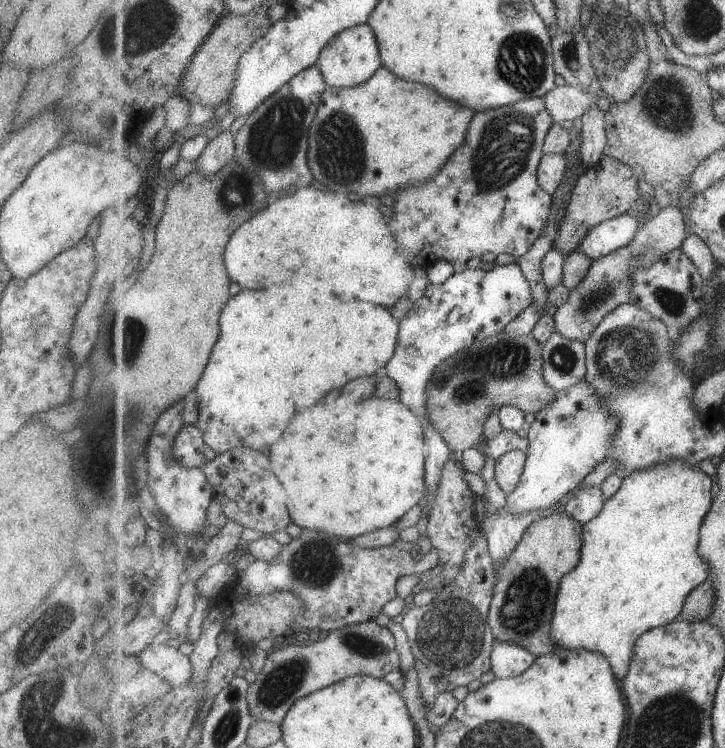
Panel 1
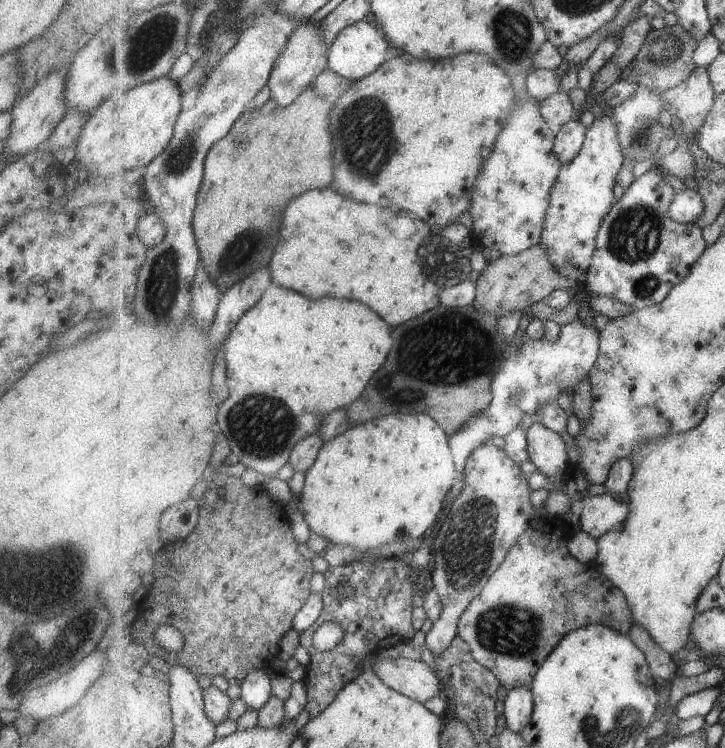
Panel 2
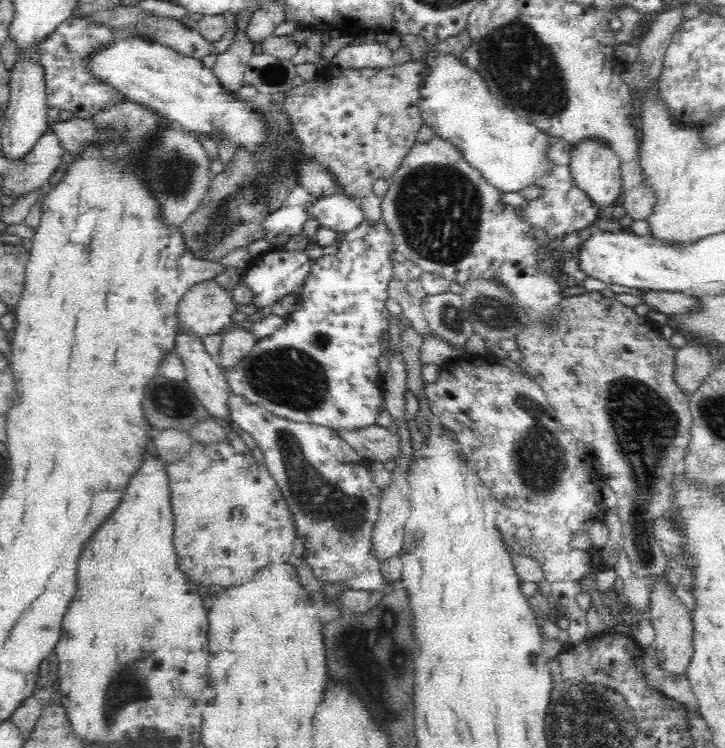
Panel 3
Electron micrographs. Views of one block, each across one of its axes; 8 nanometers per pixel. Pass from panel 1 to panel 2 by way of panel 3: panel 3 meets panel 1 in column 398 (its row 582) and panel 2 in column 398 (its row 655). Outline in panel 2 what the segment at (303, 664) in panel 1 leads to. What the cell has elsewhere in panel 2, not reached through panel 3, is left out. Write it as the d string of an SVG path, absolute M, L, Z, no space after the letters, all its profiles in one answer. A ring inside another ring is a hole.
M407 657L377 660L375 674L391 688L419 702L442 696L444 687L439 674L425 662Z

